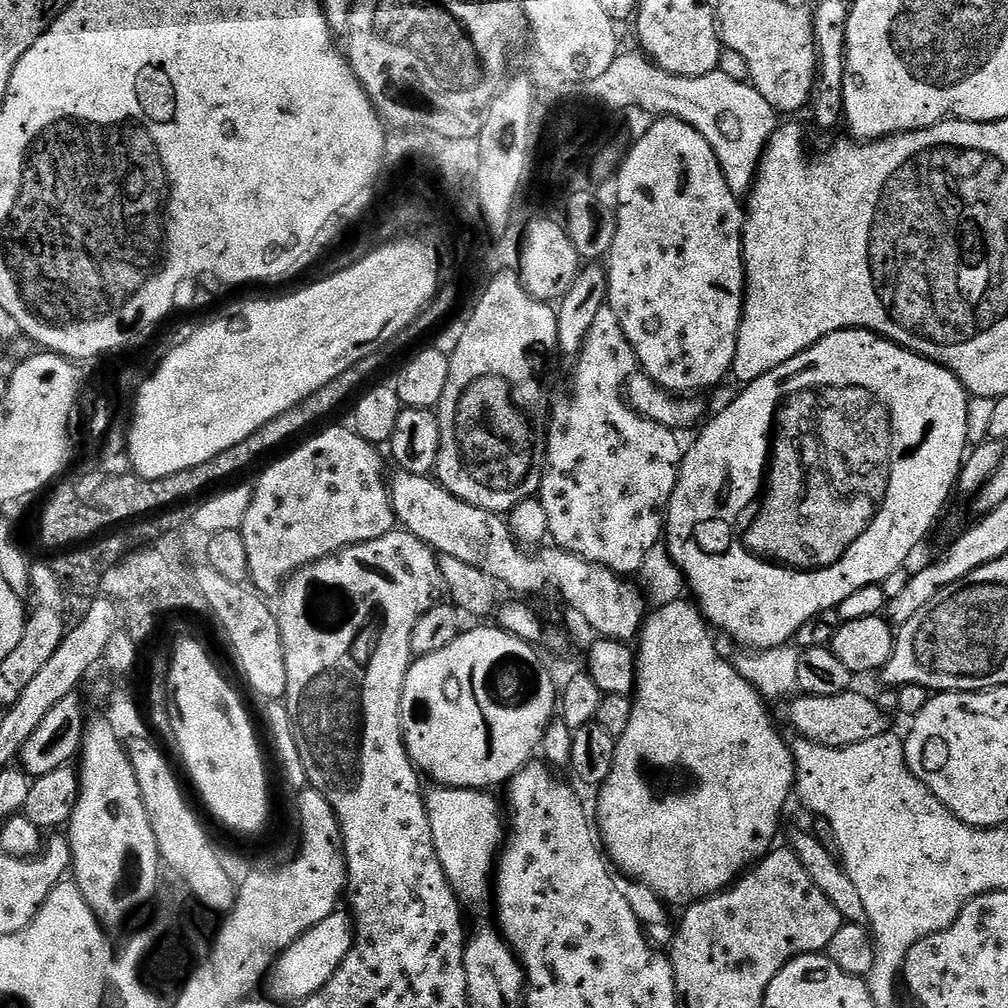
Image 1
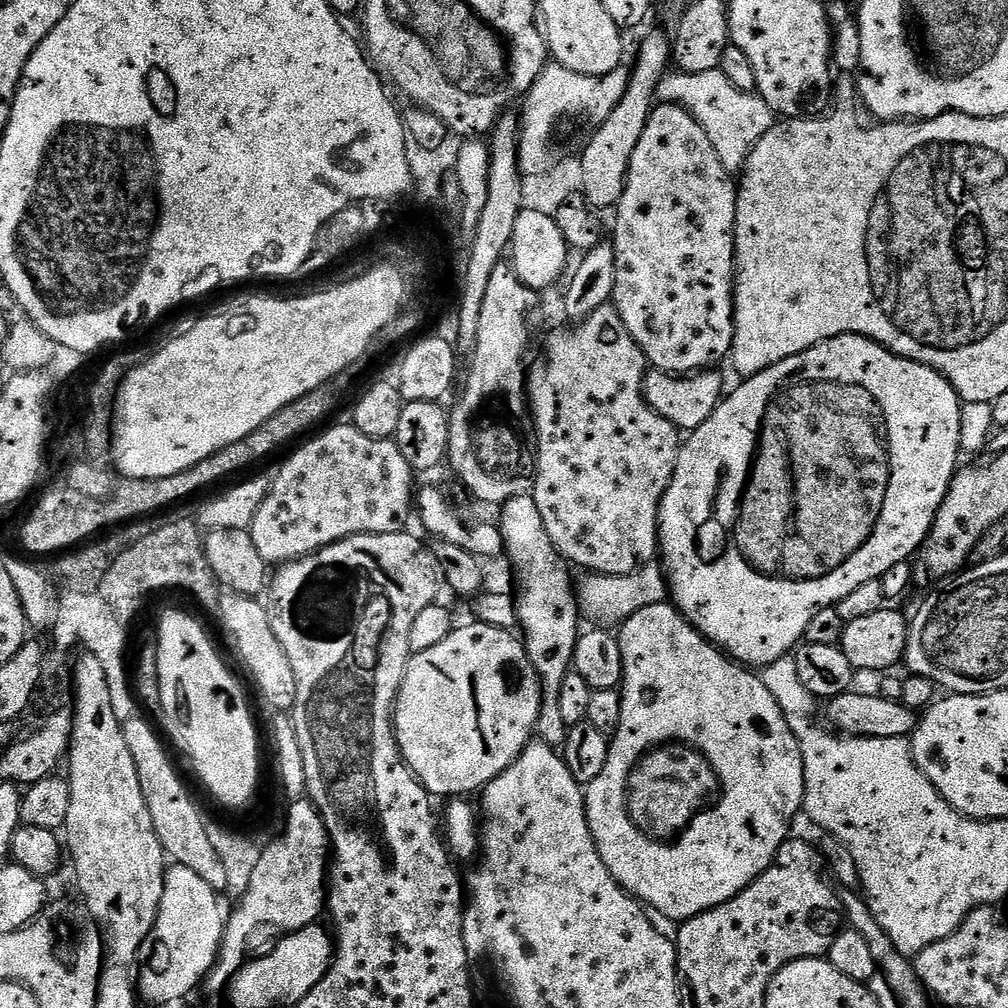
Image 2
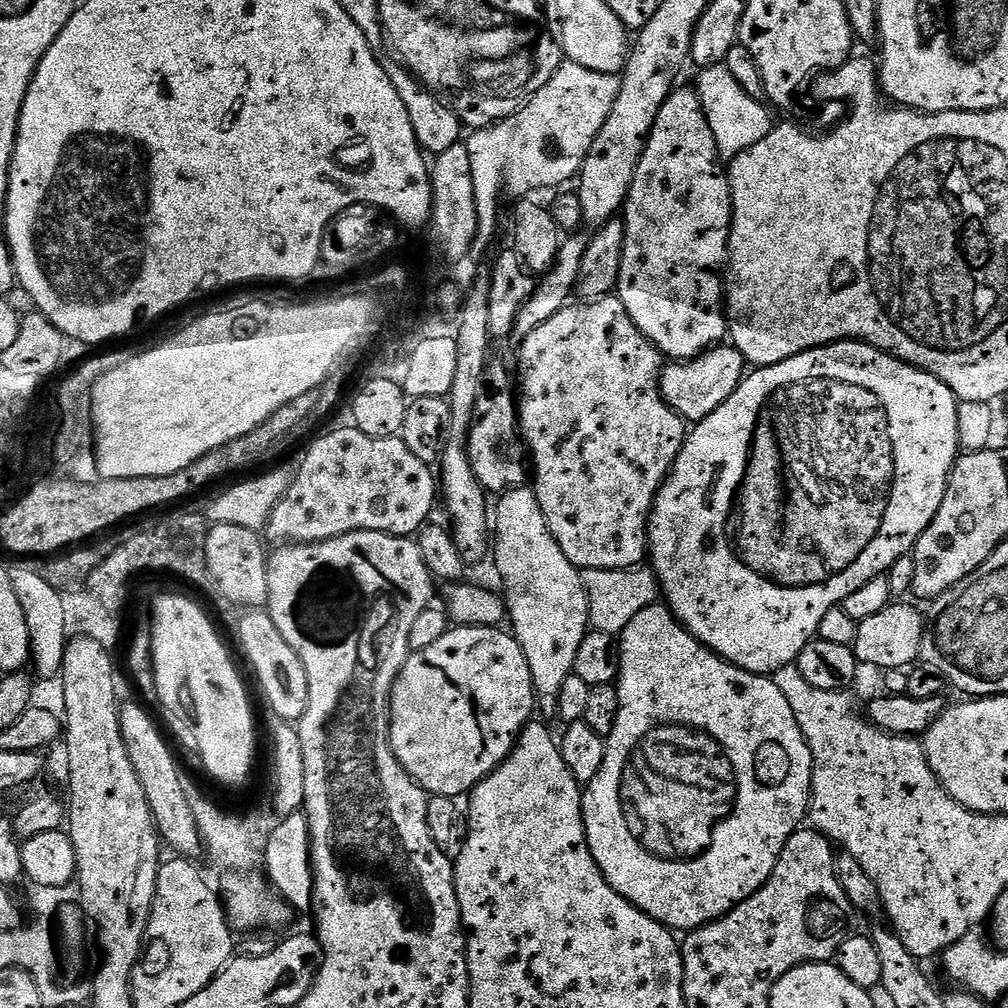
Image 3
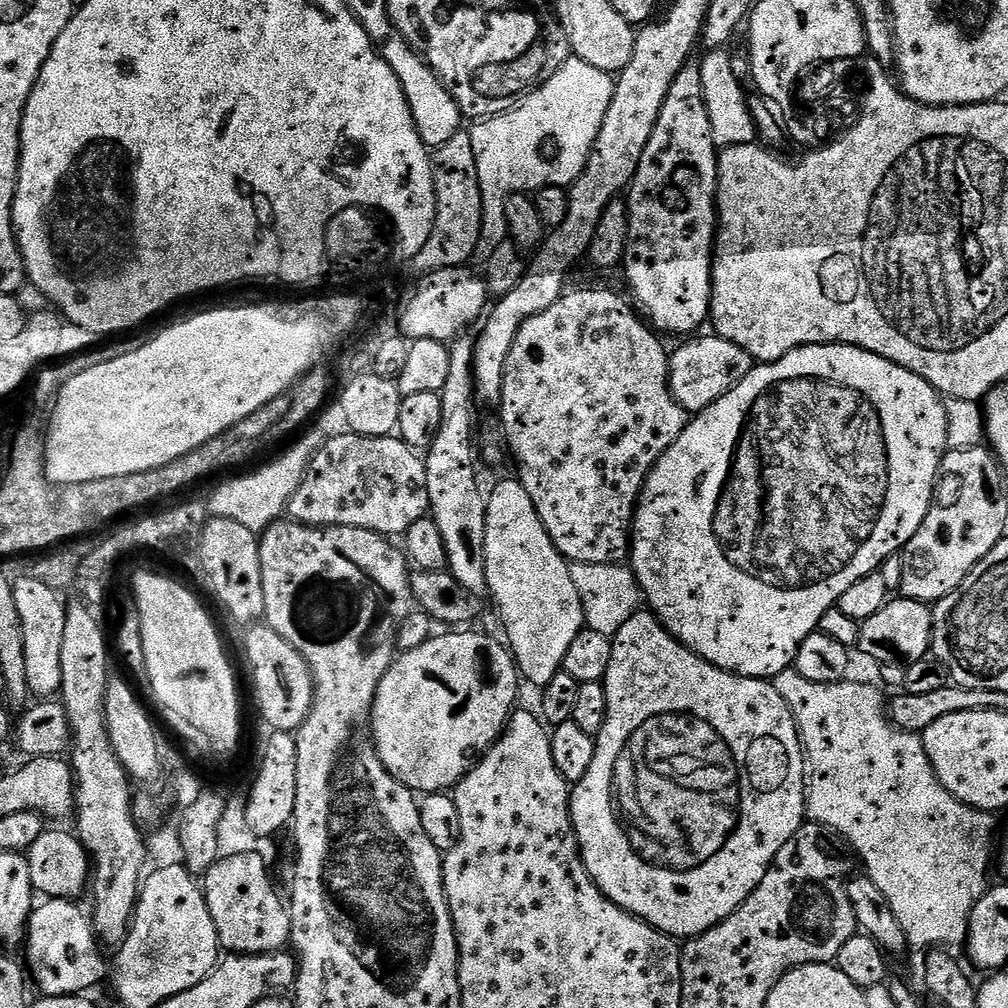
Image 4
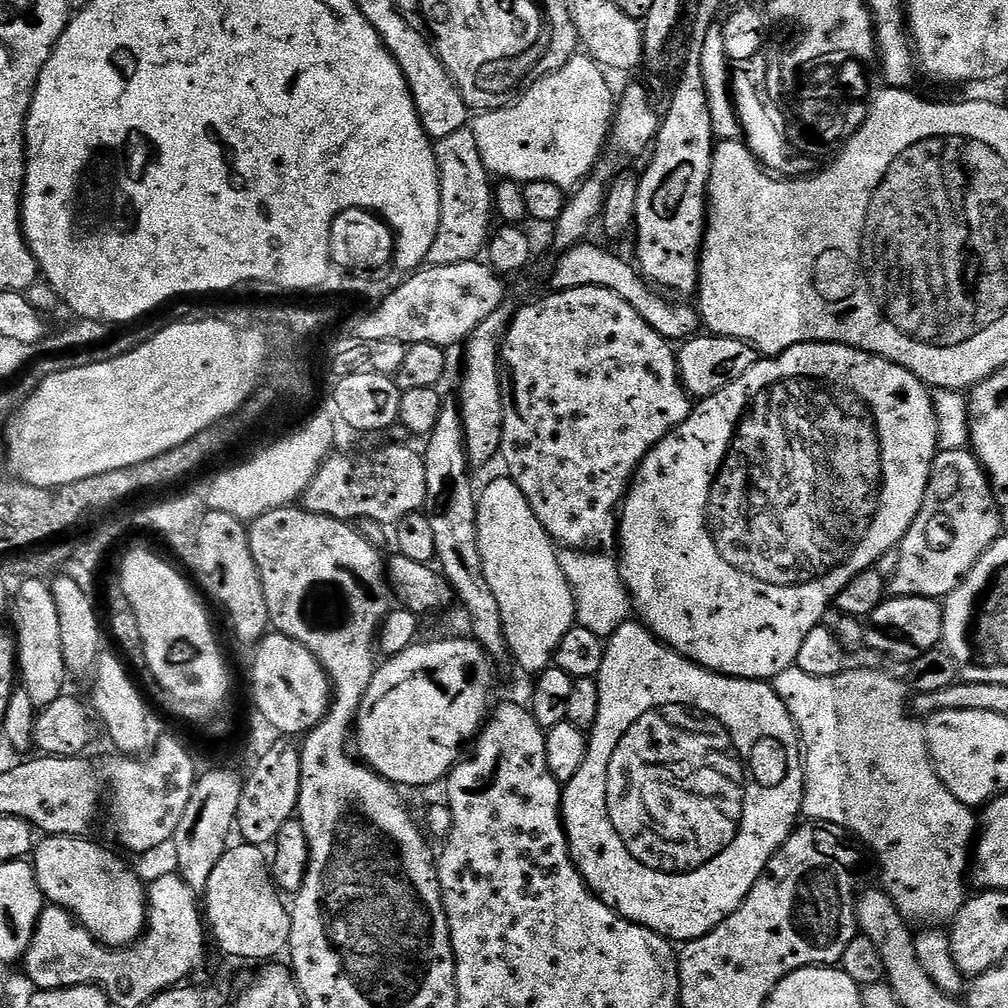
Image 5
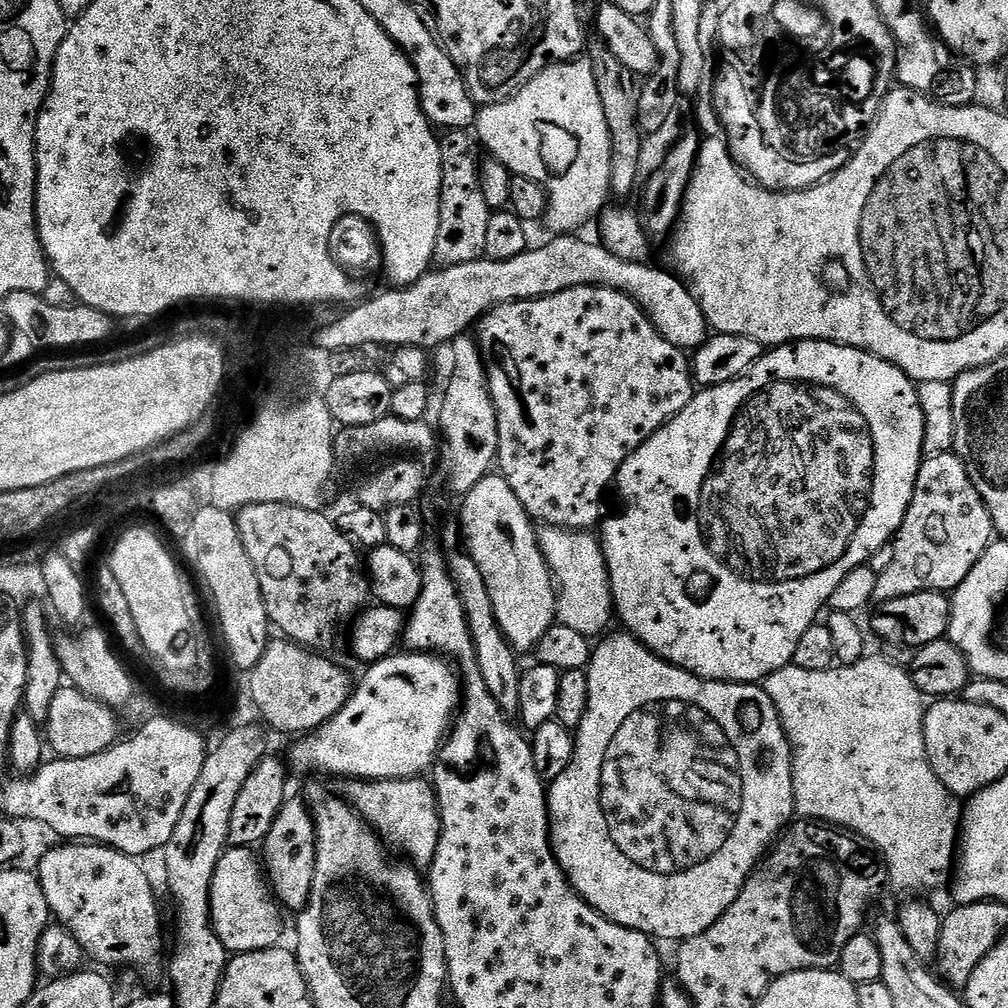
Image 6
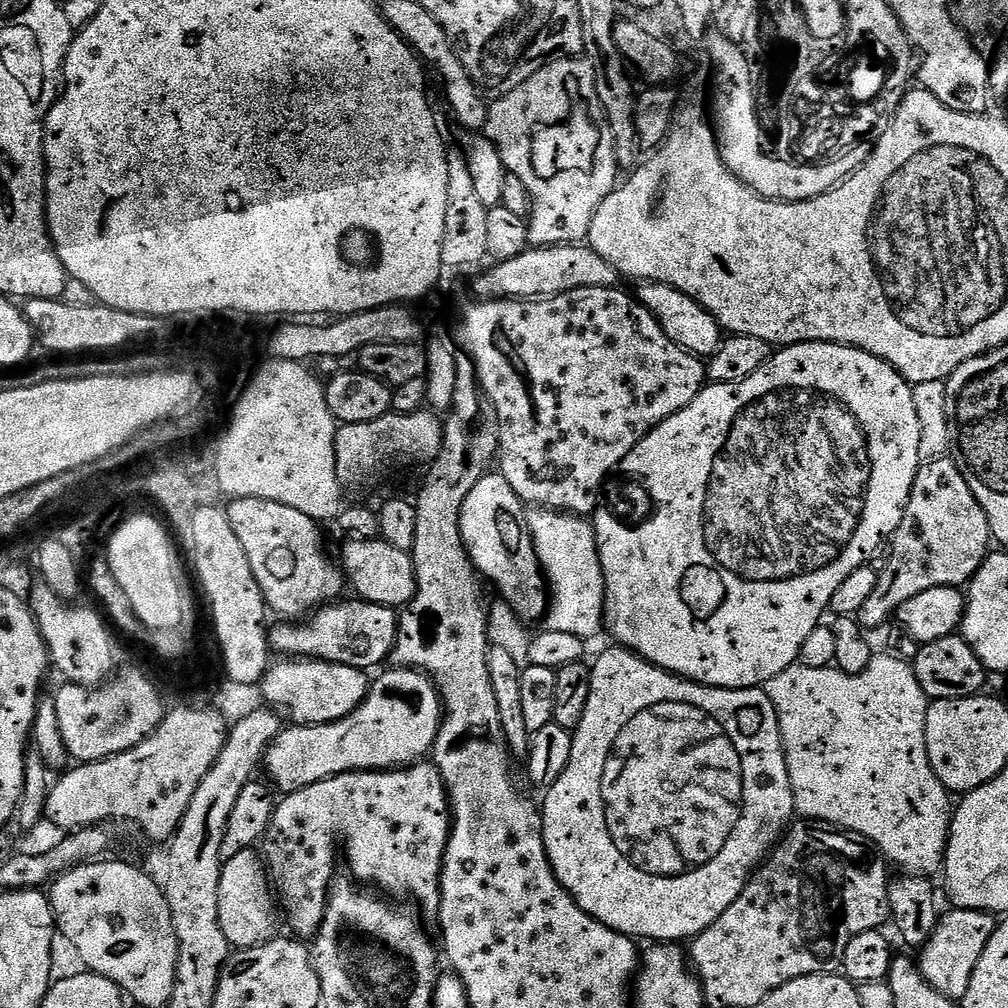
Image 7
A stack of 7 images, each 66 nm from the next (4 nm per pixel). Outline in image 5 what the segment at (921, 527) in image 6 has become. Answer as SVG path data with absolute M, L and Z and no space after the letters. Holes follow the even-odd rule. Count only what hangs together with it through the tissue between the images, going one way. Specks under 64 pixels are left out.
M959 448L949 452L941 451L932 463L932 473L928 479L928 492L922 502L922 510L918 518L910 526L904 539L898 545L900 557L896 560L896 573L890 576L890 592L892 596L930 596L943 598L957 588L964 577L980 560L985 550L1002 535L1000 507L992 494L992 486L988 475L984 473L979 460L971 451Z

